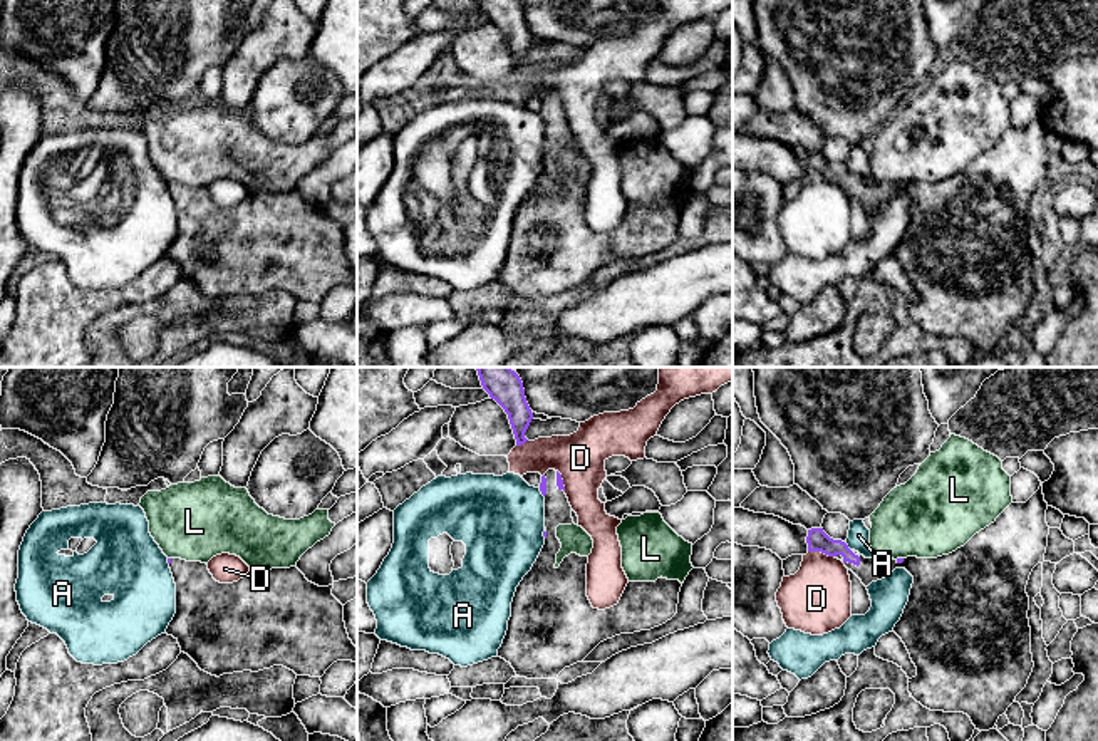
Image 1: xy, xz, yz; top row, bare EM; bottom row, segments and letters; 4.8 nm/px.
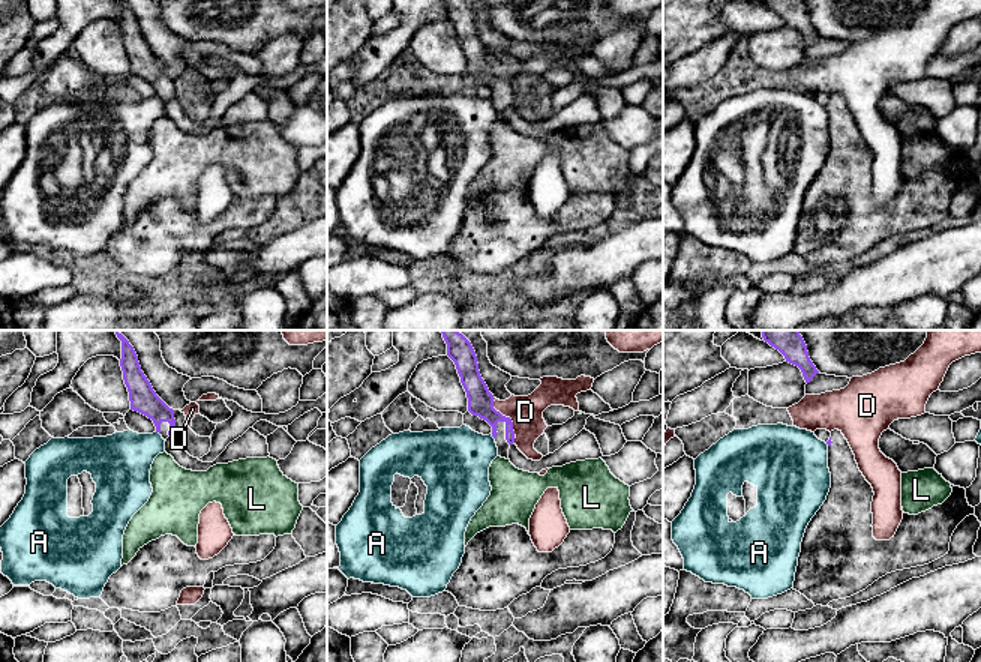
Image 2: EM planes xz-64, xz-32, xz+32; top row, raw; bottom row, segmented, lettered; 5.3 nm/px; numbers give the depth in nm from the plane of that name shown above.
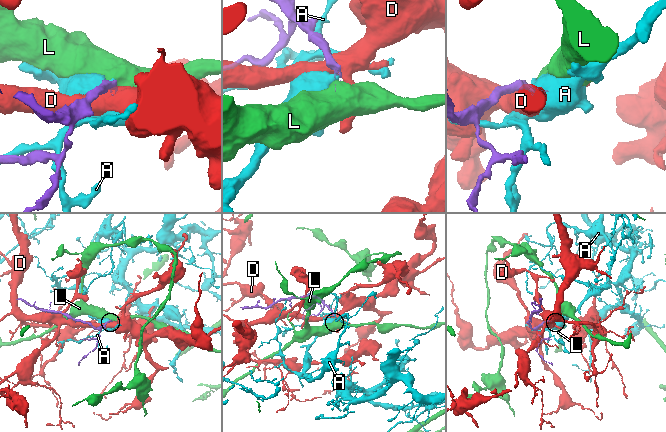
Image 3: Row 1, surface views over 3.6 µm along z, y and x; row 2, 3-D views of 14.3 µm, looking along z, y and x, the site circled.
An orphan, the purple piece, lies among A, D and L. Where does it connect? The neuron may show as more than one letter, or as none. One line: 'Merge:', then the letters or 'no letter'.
Merge: no letter

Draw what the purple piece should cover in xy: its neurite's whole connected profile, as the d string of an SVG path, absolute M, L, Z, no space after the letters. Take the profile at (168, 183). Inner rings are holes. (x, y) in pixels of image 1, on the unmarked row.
M168 183L176 208L176 238L164 258L173 260L181 277L188 278L201 295L211 300L283 290L297 300L322 302L337 285L357 287L357 272L349 263L344 230L332 220L334 210L319 211L297 193L250 194L233 208L213 203L206 188Z

